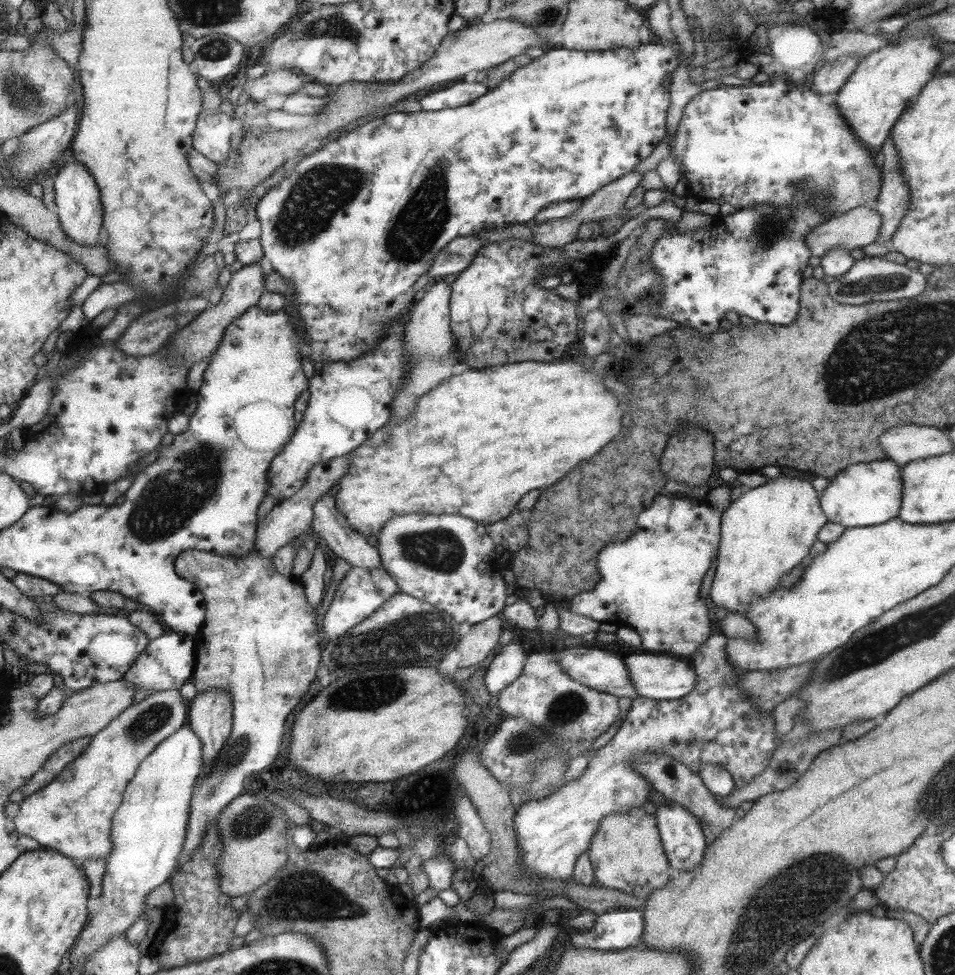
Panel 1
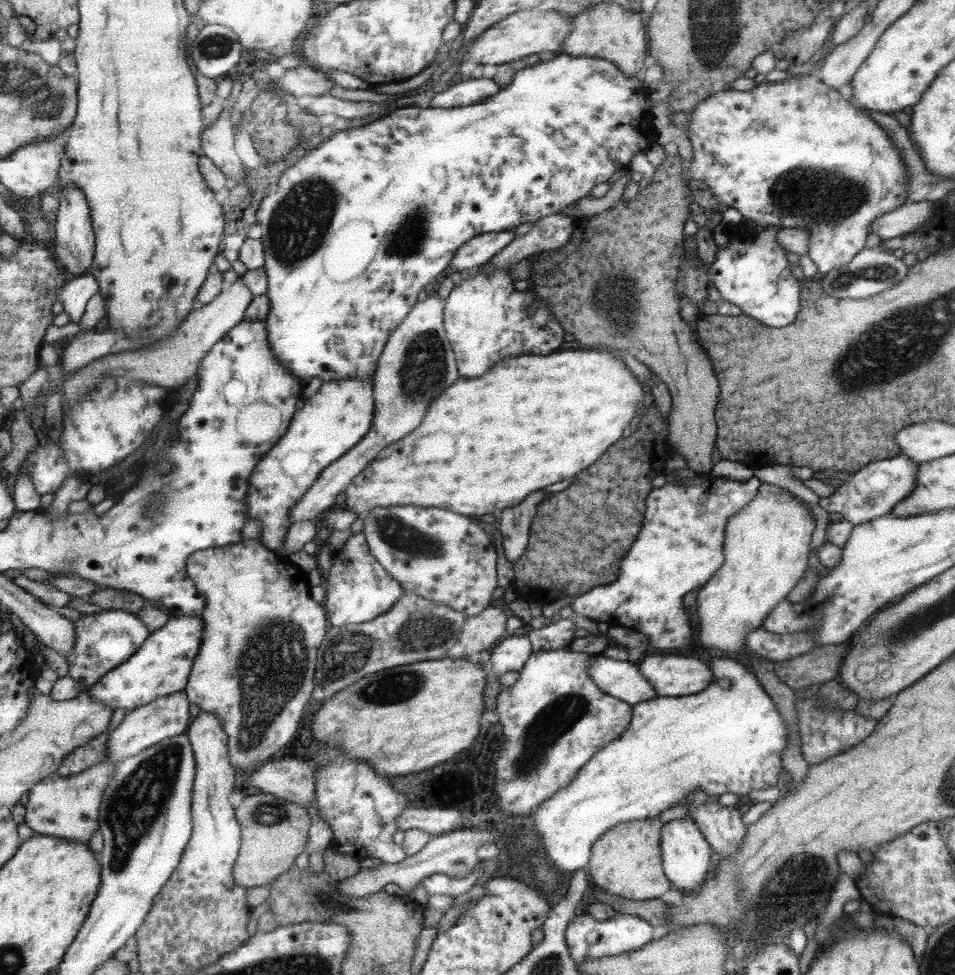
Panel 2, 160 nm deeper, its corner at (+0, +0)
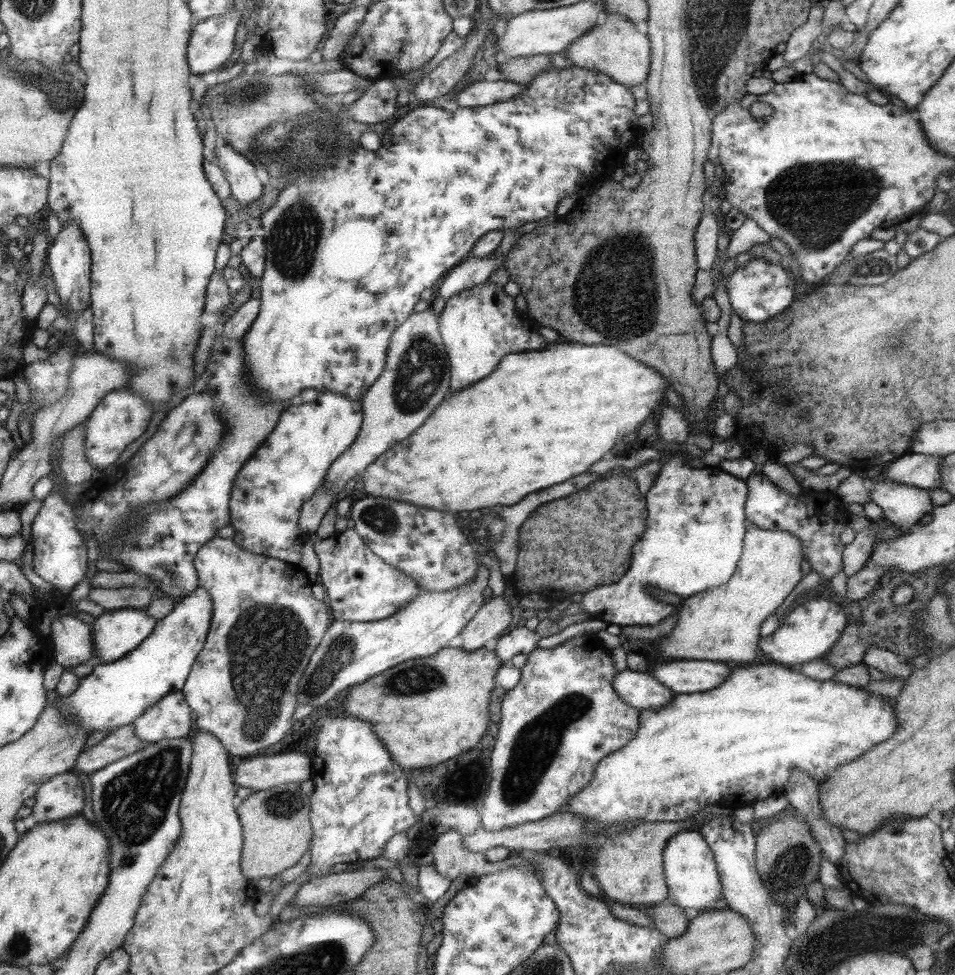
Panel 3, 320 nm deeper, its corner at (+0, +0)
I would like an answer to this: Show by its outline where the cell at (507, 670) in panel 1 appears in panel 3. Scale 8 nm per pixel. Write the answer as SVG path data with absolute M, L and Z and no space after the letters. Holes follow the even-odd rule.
M512 626L498 638L494 650L503 664L515 654L528 655L536 647L538 639L535 631L528 630L526 627Z

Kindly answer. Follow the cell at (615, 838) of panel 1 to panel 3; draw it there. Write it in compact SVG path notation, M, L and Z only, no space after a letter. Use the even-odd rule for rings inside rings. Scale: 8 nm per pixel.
M711 813L708 815L704 820L697 821L695 823L692 823L691 819L685 819L681 820L679 822L665 822L665 821L645 821L638 823L637 826L632 826L631 828L628 828L627 830L620 830L619 832L616 832L615 834L612 834L611 836L603 837L603 839L600 840L599 844L599 851L597 855L597 859L595 861L595 880L598 882L598 886L603 890L603 894L609 898L609 900L613 900L614 903L619 903L620 905L628 905L628 906L636 906L636 907L649 907L653 905L660 904L662 901L667 900L668 896L668 889L667 889L667 882L664 878L664 846L668 842L669 838L671 838L674 834L677 834L678 832L681 832L682 830L696 830L696 827L699 826L699 824L707 819L709 817L713 816L714 813Z

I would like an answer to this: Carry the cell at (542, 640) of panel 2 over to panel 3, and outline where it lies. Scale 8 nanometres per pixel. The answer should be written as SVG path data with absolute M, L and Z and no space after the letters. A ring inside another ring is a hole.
M666 453L663 455L661 460L661 468L659 468L659 472L657 472L657 476L655 476L655 480L653 480L653 484L649 486L649 489L645 491L643 495L645 497L645 502L647 503L647 520L649 520L649 530L645 530L644 534L642 534L643 538L637 541L632 549L632 560L629 568L623 573L623 576L616 580L613 584L610 585L602 585L597 586L594 590L585 593L582 596L581 601L578 604L572 606L573 610L581 613L587 613L589 615L589 619L597 619L601 620L601 622L605 622L607 625L616 624L618 627L622 626L653 626L653 624L657 624L659 620L663 620L669 614L673 614L673 606L671 604L663 604L663 601L657 600L657 598L651 598L651 596L647 596L650 590L647 588L659 588L659 590L667 590L667 592L671 592L671 594L675 594L675 596L679 596L681 598L681 602L687 598L687 596L691 596L691 594L695 594L695 592L701 592L701 590L705 591L706 589L711 589L711 587L721 586L725 584L732 578L732 574L736 572L736 566L739 564L740 554L743 552L743 540L746 534L745 526L747 526L747 520L745 519L744 514L744 502L746 497L748 496L748 486L743 480L738 480L729 474L725 474L725 472L721 472L717 467L702 467L702 468L691 468L689 466L689 457L686 453Z

